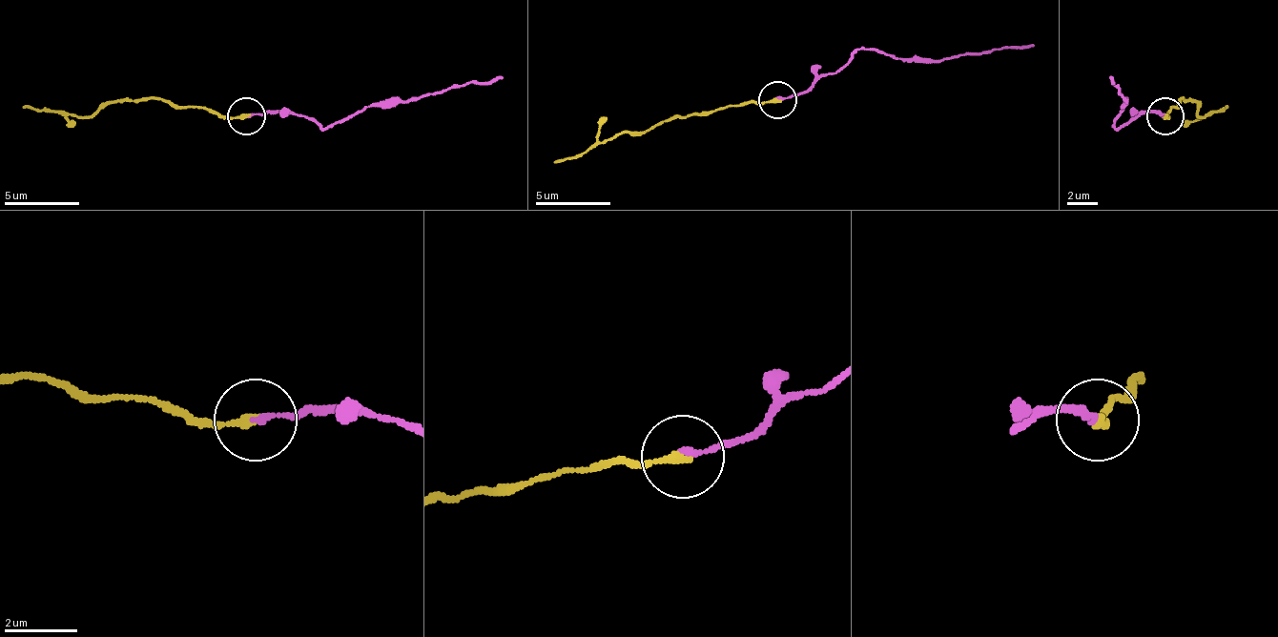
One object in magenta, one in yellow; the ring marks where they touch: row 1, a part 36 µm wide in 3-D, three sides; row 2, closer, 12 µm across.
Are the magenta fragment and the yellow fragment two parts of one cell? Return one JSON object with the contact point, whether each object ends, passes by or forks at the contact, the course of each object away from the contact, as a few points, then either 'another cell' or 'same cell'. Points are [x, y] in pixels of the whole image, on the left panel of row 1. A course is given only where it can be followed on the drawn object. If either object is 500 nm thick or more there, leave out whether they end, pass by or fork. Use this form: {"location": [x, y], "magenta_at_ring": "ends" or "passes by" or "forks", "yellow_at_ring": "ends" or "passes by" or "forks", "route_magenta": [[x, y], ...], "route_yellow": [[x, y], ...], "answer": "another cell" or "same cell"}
{"location": [246, 115], "magenta_at_ring": "ends", "yellow_at_ring": "ends", "route_magenta": [[245, 114], [279, 111], [324, 126], [343, 122], [370, 107], [419, 100], [502, 77]], "route_yellow": [[245, 114], [219, 118], [204, 107], [140, 100], [102, 104], [91, 114], [23, 107]], "answer": "another cell"}

